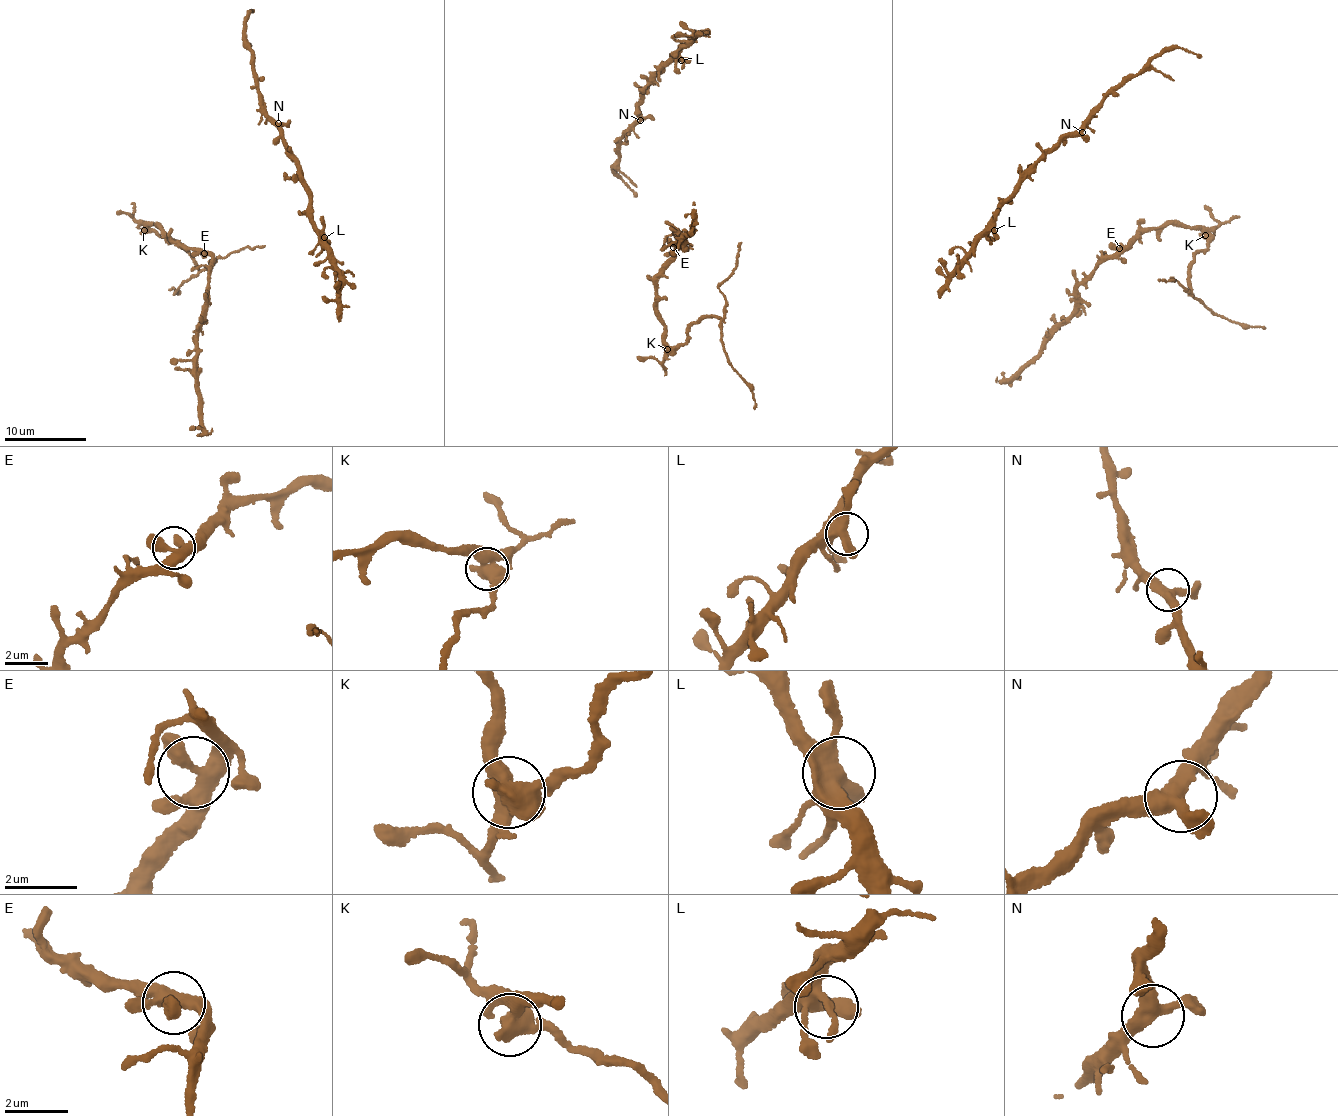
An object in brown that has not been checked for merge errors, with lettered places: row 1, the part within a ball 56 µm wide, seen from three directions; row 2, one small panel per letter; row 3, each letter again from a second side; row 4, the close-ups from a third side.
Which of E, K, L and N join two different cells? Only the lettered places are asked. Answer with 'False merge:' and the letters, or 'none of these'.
False merge: K

